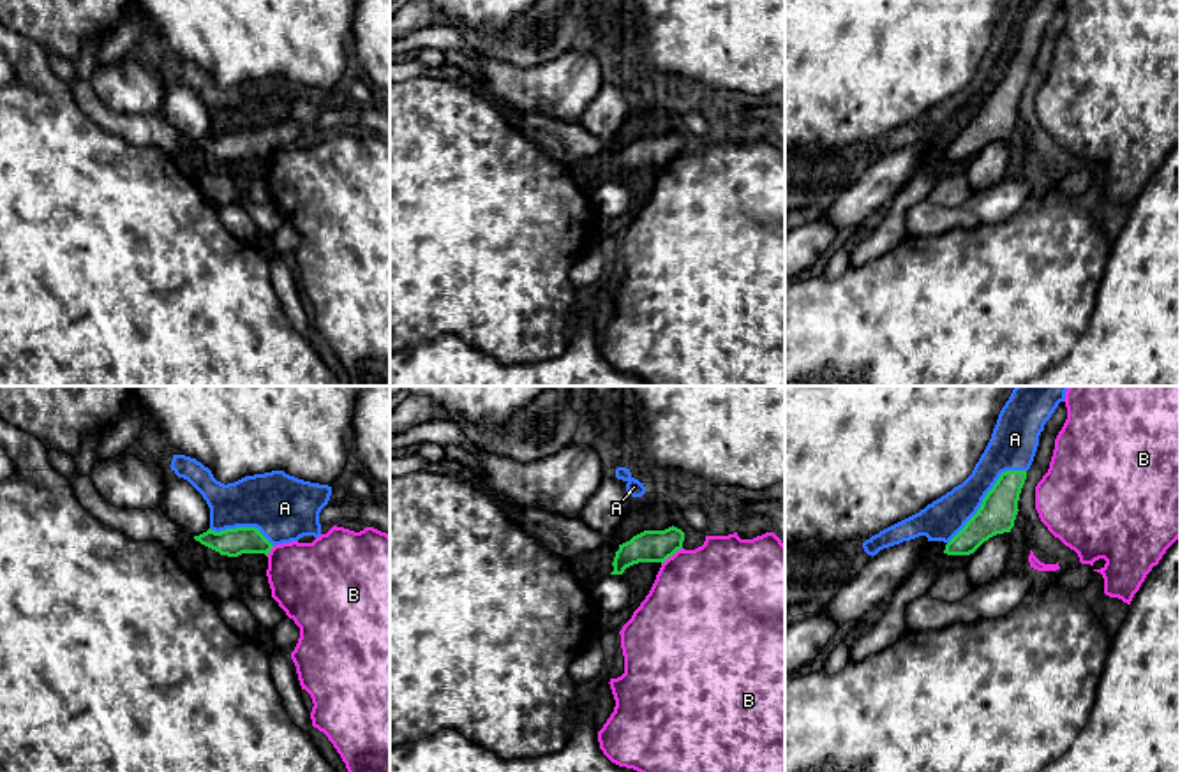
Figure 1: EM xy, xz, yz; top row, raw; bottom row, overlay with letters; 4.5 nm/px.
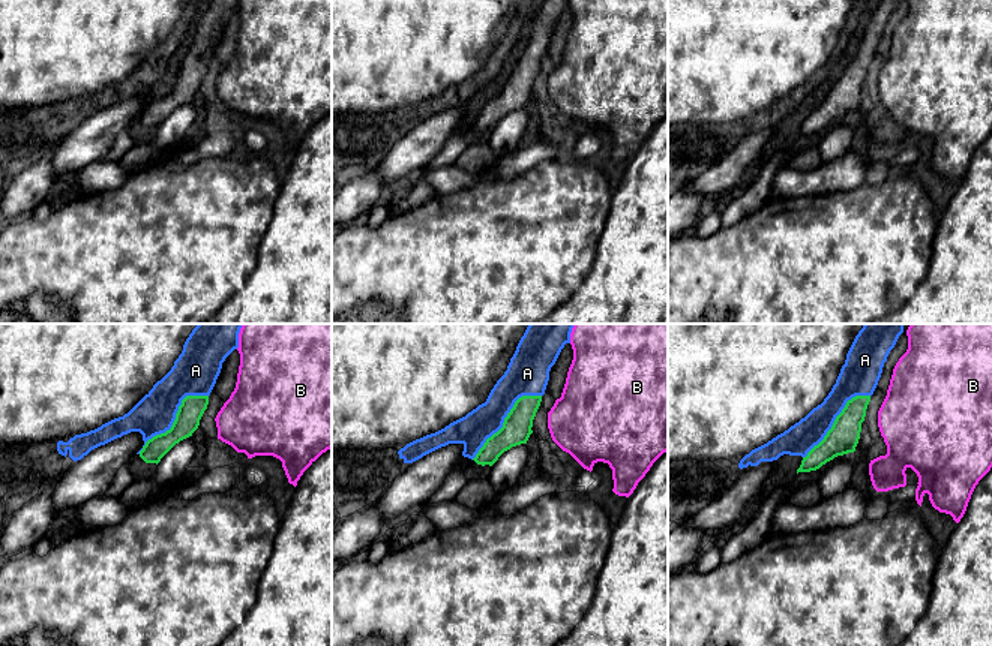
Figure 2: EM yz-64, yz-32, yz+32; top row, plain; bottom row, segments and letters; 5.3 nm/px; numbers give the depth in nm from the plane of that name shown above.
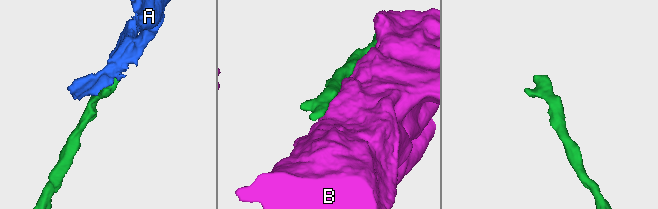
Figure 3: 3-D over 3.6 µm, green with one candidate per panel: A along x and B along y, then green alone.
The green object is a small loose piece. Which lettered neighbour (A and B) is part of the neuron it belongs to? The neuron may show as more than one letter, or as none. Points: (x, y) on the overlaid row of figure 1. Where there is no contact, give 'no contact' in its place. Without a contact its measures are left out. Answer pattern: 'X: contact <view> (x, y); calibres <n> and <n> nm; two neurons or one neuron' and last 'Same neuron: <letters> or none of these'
A: contact yz (985, 497); calibres 170 and 190 nm; one neuron
B: contact xz (671, 556); calibres 140 and 480 nm; two neurons
Same neuron: A

